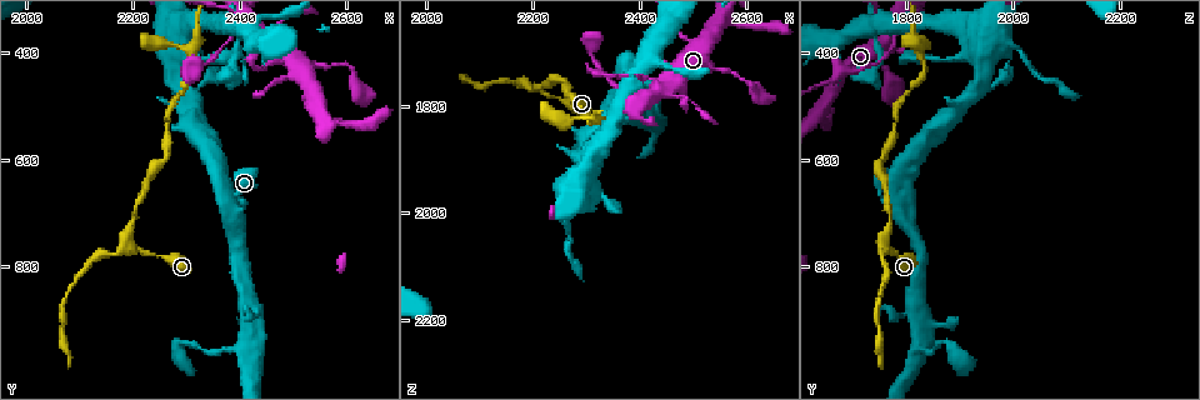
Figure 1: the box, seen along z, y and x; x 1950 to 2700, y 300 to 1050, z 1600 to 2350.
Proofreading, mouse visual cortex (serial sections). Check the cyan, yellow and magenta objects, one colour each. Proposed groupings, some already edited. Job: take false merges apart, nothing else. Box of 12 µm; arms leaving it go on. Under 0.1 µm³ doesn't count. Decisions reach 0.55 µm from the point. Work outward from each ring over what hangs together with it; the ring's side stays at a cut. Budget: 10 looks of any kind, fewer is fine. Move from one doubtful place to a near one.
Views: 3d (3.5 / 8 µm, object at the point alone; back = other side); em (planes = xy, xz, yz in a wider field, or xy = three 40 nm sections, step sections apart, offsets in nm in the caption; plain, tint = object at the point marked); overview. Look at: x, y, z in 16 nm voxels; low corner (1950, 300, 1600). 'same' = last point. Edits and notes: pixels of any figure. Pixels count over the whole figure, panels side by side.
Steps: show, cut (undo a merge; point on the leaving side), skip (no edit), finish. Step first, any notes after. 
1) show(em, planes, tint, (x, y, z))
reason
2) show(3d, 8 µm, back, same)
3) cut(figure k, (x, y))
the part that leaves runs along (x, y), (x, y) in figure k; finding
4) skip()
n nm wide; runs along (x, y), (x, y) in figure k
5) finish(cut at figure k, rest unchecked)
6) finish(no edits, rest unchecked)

show(3d, 3.5 µm, (2200, 765, 1765))
a fork

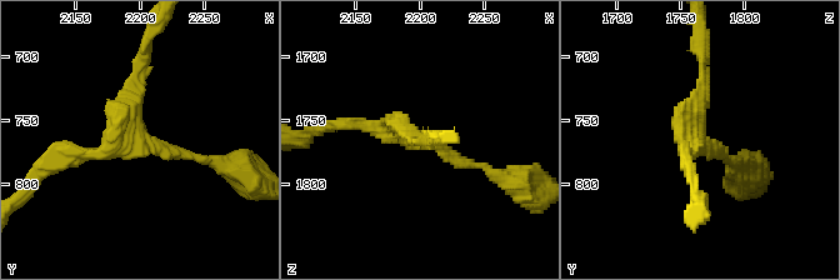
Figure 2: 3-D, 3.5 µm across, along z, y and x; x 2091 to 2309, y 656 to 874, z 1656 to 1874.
show(em, xy, step 3, tint, (2202, 768, 1764))
3 arms; arms of 100, 150, 150 nm

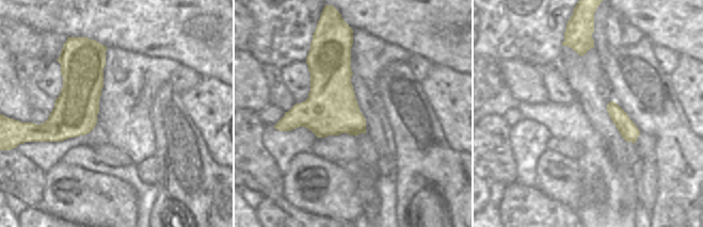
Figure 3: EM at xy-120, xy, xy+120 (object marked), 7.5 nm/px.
skip()
400 nm wide; runs along (209, 160), (129, 130), (144, 65) in figure 2; one cell here

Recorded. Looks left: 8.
show(em, xy, step 3, tint, (2310, 400, 1825))
three arms meet

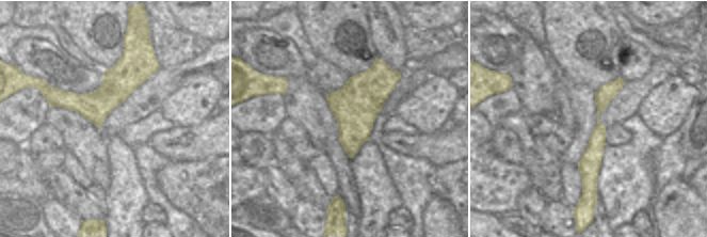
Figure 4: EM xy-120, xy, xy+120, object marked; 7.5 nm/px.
show(3d, 3.5 µm, back, same)

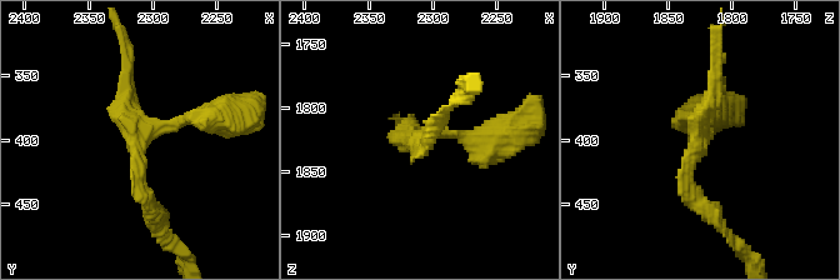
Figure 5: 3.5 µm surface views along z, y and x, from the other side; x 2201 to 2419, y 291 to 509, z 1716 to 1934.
skip()
3 arms; arms of 200, 200, 200 nm; runs along (153, 213), (138, 140), (214, 118) in figure 5; all the same cell

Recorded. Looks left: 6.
show(3d, 3.5 µm, (2280, 410, 1945))
sudden change in width

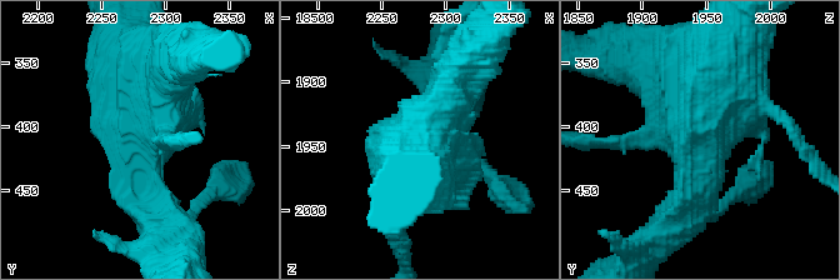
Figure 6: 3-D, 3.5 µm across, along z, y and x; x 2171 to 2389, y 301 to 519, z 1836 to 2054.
show(em, xy, step 1, plain, (2282, 416, 1948))
now the EM

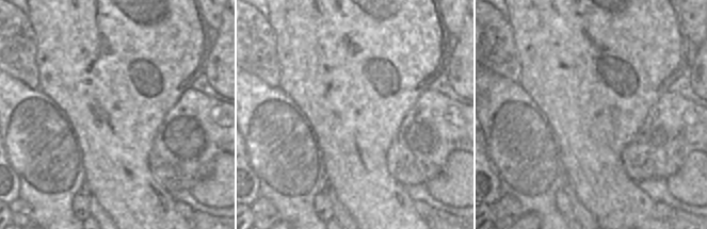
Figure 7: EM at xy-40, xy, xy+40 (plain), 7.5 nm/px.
show(em, xy, step 1, tint, same)

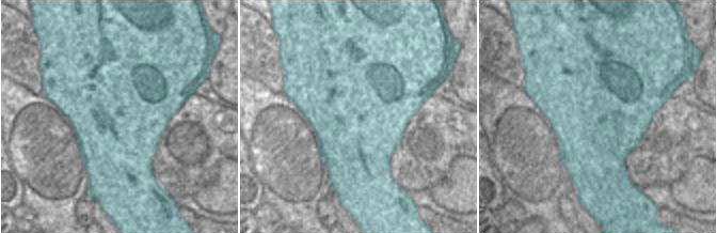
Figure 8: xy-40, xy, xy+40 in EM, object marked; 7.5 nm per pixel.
skip()
runs along (698, 196), (701, 111), (644, 63) in figure 6; continuous, no second cell

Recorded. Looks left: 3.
show(3d, 3.5 µm, (2485, 450, 1670))
calibre changes

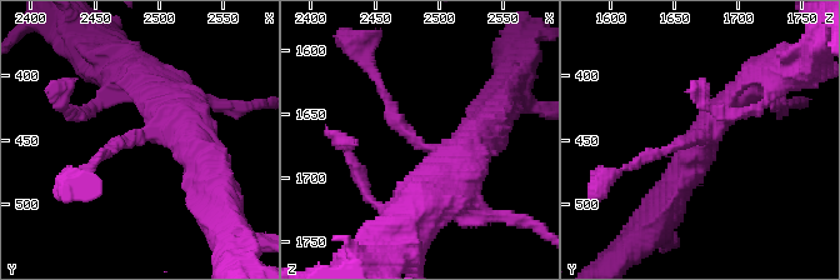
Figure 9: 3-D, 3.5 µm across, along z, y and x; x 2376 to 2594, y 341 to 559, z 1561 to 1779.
show(em, xy, step 1, tint, (2480, 450, 1668))
arms of 150, 400 nm

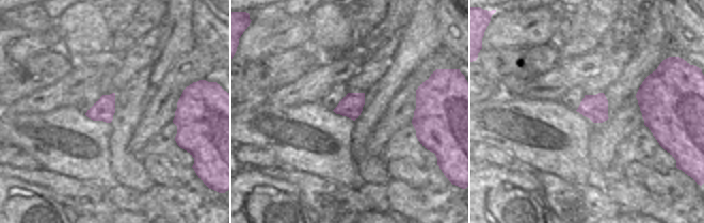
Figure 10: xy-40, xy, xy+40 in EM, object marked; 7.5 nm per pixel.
show(em, planes, tint, same)
another direction

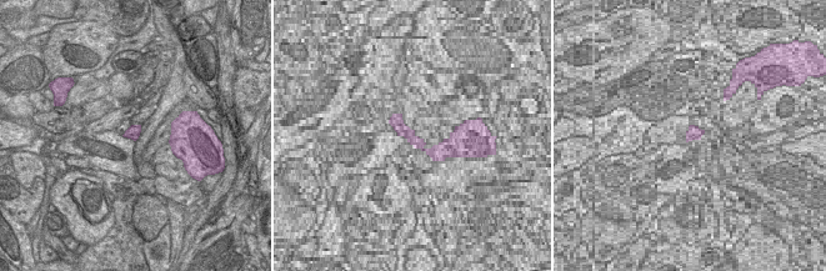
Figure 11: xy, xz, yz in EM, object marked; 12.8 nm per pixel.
skip()
one cell here

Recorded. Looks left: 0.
finish(no edits, rest unchecked)

